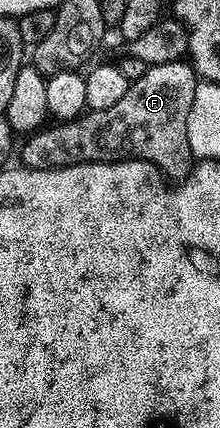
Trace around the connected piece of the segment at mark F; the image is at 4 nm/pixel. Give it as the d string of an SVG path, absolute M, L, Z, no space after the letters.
M183 59L181 61L173 61L172 63L160 63L159 65L151 65L144 71L140 79L131 81L127 93L120 98L114 106L108 107L104 111L90 111L78 118L77 121L70 121L67 123L57 124L54 128L43 128L35 134L31 134L25 141L23 147L21 144L20 153L22 149L21 164L27 169L63 169L64 167L72 167L73 165L83 165L84 163L104 163L109 161L146 161L149 165L155 165L162 174L167 178L185 179L189 177L191 169L196 164L196 158L193 151L188 147L188 111L192 111L192 99L196 96L196 87L199 83L199 76L194 71L194 66L190 64L189 60Z

